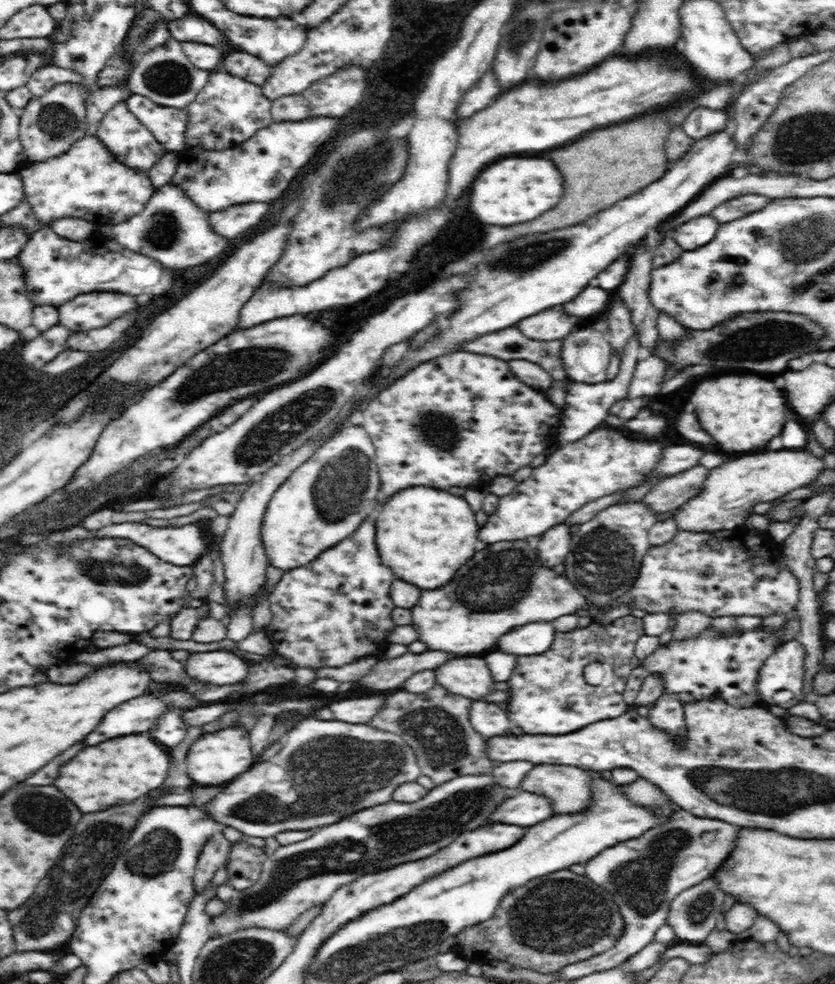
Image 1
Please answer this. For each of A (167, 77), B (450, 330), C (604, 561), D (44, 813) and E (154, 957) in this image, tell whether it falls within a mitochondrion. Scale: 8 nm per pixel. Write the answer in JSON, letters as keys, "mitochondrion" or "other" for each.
{"A":"mitochondrion","B":"other","C":"mitochondrion","D":"mitochondrion","E":"other"}

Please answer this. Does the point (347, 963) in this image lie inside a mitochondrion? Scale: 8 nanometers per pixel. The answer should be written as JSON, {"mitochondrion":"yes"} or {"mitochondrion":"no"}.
{"mitochondrion":"yes"}

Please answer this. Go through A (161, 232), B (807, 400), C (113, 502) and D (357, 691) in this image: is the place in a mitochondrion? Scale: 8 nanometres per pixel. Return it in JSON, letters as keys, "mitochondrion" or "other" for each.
{"A":"mitochondrion","B":"other","C":"other","D":"other"}

